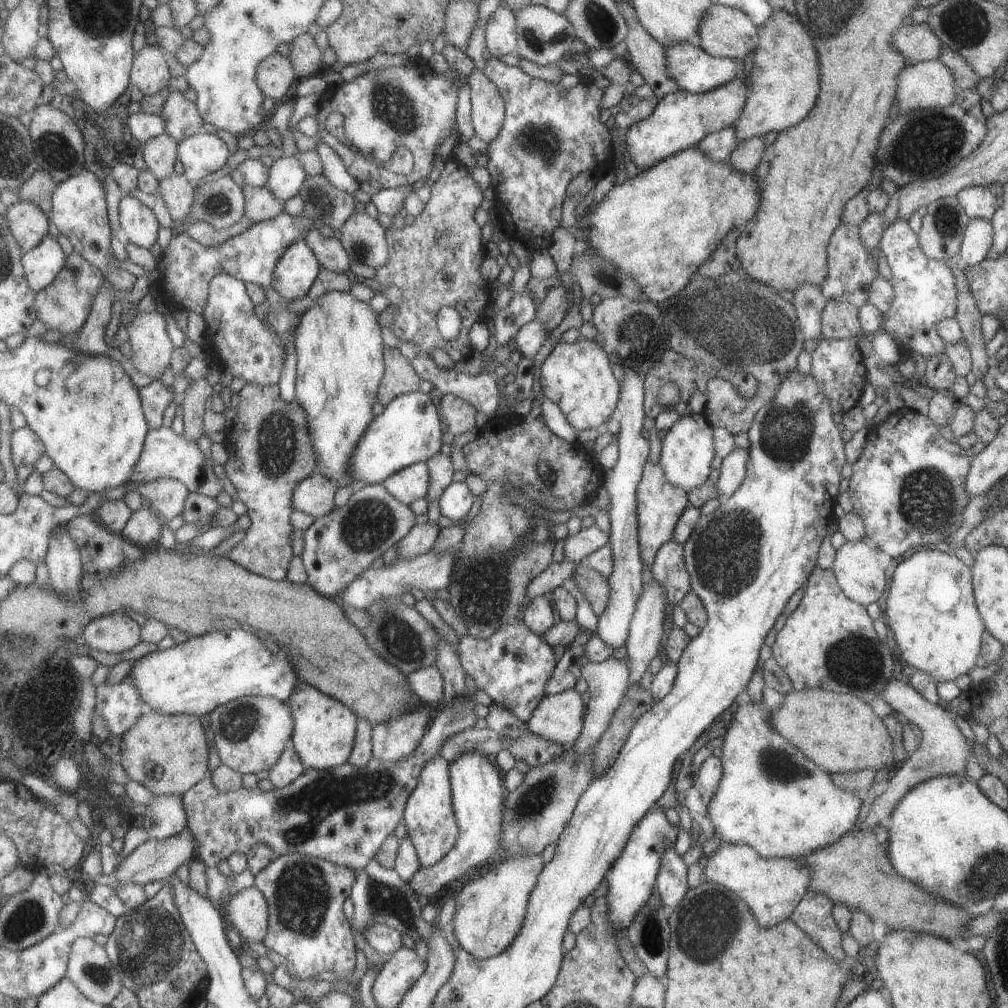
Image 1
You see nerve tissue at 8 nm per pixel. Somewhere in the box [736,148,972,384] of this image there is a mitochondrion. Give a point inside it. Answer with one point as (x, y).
(946, 218)

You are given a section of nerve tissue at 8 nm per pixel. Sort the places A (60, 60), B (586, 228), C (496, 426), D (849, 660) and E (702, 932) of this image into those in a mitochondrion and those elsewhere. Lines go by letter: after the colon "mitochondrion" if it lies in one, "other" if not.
A: other
B: other
C: other
D: mitochondrion
E: mitochondrion

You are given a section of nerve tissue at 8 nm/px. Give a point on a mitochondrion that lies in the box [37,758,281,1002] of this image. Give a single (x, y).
(150, 946)

